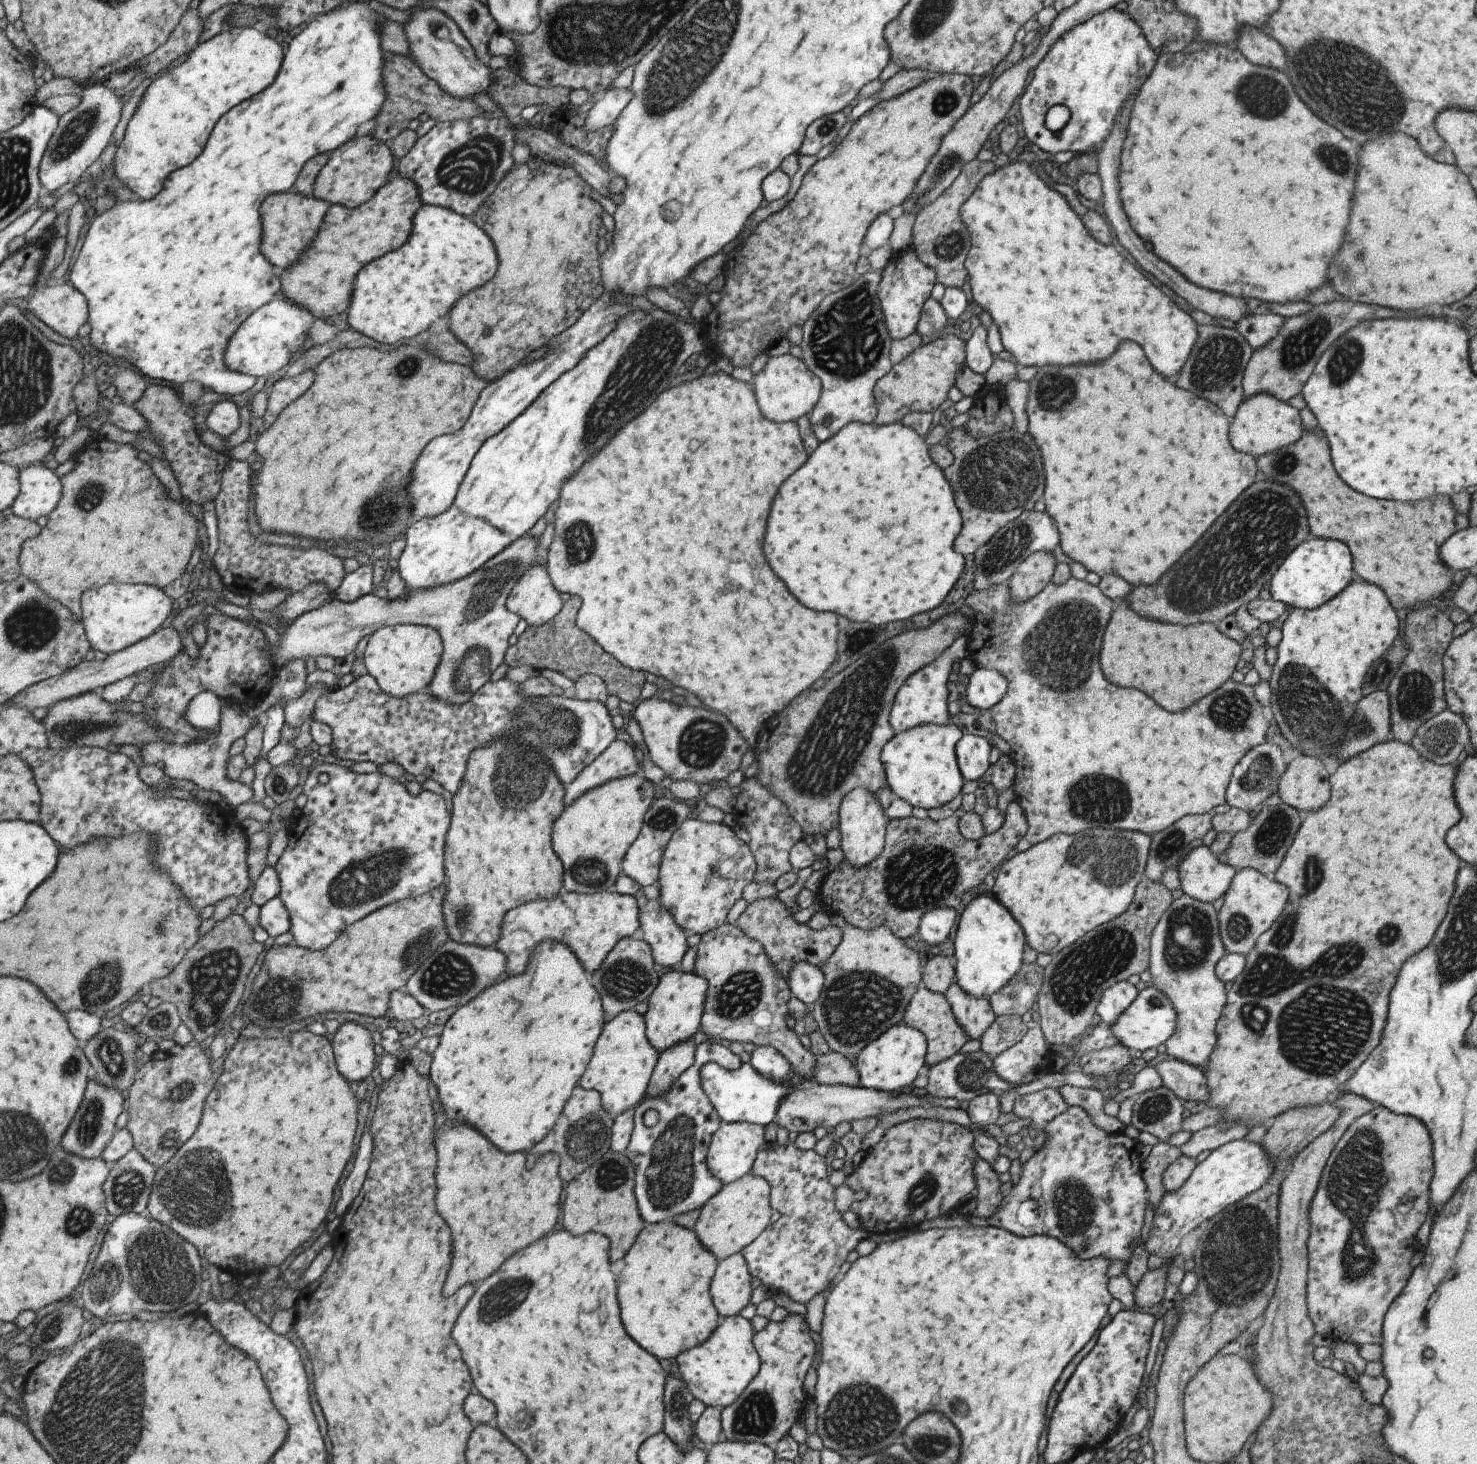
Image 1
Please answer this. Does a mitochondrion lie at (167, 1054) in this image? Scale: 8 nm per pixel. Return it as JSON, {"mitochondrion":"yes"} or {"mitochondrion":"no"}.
{"mitochondrion":"no"}

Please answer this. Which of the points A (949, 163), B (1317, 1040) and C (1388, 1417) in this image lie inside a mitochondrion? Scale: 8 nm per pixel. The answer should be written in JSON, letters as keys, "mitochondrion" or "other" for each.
{"A":"mitochondrion","B":"mitochondrion","C":"other"}

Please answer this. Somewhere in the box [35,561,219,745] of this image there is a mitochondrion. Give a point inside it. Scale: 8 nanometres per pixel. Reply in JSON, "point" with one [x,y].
{"point":[88,729]}

